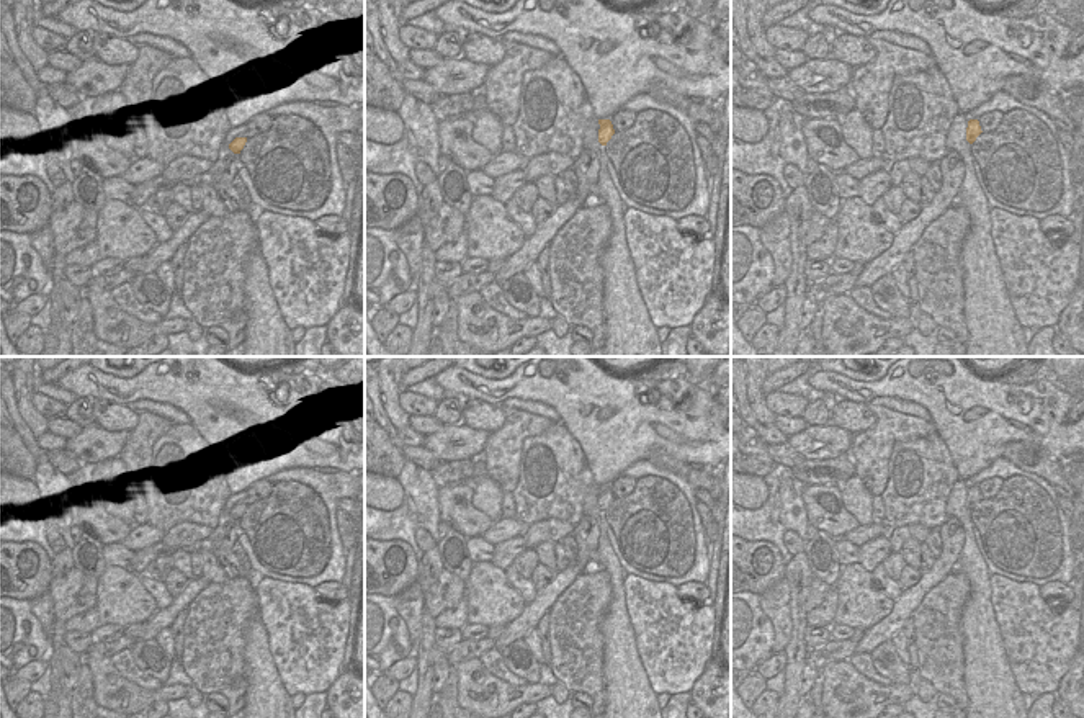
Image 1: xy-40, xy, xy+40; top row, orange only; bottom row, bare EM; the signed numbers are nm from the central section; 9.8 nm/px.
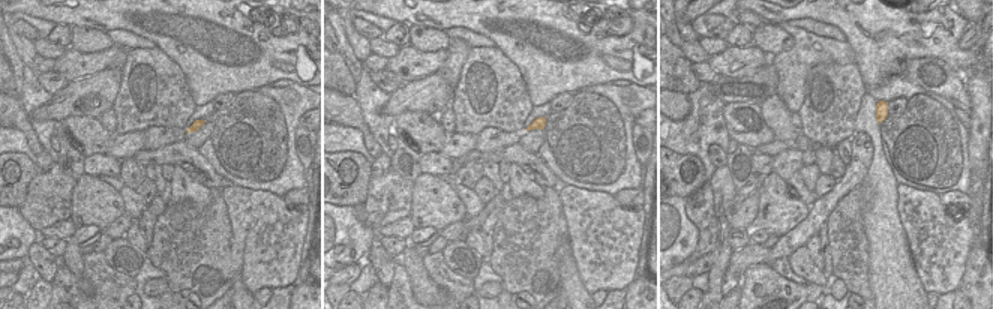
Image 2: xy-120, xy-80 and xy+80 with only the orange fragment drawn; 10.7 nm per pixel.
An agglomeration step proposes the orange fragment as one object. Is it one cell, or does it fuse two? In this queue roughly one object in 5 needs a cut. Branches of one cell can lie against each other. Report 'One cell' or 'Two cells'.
One cell

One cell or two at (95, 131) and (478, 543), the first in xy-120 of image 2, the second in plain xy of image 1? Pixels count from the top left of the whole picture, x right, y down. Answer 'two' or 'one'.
two

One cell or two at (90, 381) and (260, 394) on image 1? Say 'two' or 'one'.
one

